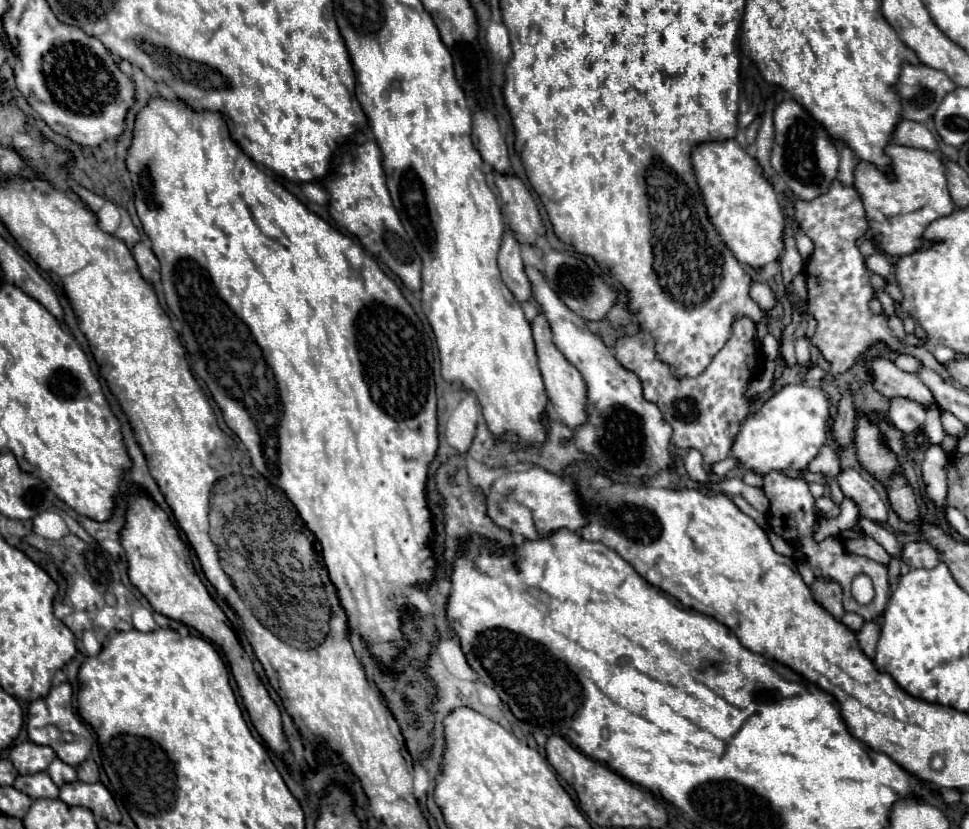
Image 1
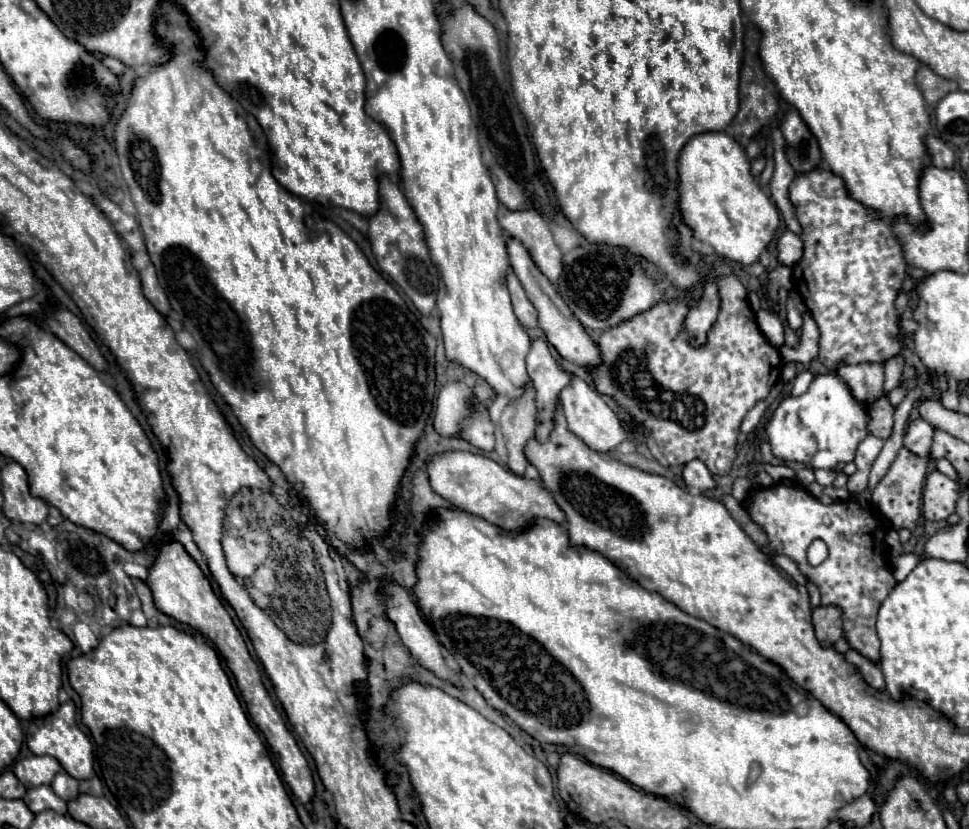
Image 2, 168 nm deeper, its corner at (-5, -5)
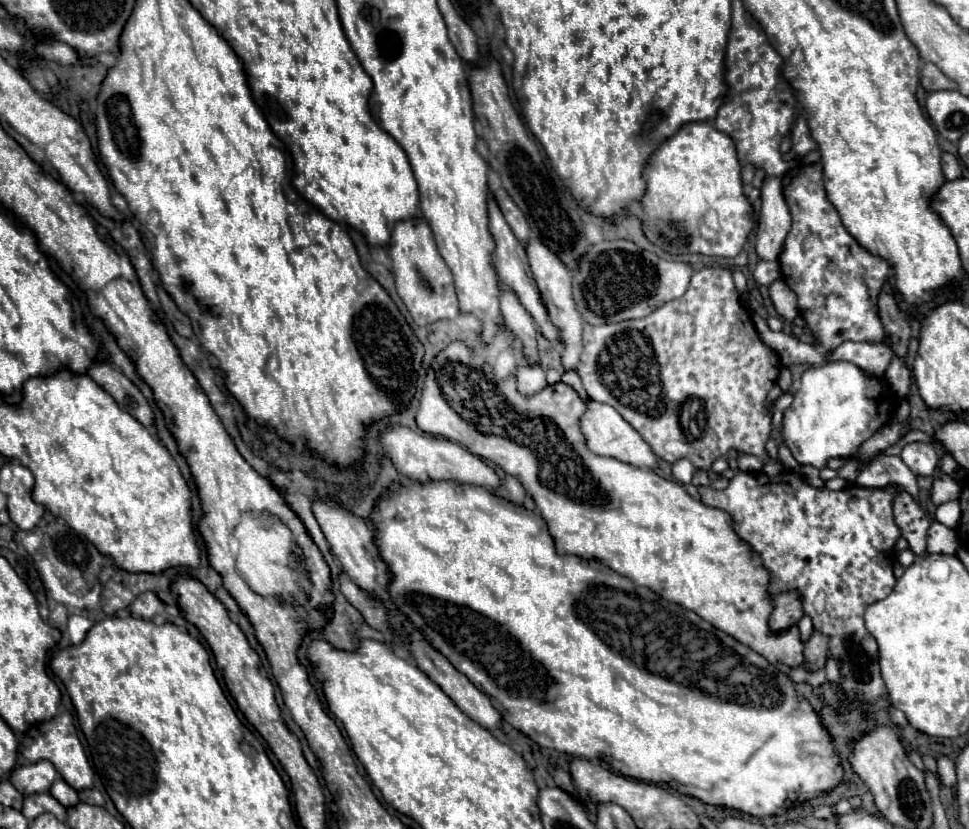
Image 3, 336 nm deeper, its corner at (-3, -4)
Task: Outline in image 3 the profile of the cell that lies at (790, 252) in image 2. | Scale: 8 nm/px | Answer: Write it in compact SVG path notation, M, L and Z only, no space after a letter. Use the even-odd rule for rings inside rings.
M771 177L761 187L761 217L757 229L757 255L765 261L777 261L783 251L783 239L791 229L791 215L781 193L781 179Z

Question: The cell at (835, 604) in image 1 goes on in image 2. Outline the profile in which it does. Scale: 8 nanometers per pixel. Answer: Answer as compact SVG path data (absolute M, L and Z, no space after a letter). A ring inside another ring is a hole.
M835 606L815 608L813 628L821 646L833 646L841 638L841 610Z

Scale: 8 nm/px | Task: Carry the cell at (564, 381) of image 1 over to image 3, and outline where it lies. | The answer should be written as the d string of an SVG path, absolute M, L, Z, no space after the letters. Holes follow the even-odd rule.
M589 399L587 401L587 411L579 417L579 427L585 435L587 449L593 451L595 455L613 457L613 459L619 459L623 463L629 463L629 465L641 467L641 469L657 467L657 457L653 455L651 447L643 441L643 437L611 405L597 403L597 401Z

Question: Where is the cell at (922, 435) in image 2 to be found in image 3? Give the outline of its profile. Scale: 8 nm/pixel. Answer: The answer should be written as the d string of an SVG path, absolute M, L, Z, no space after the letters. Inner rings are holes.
M915 441L915 443L905 445L901 451L901 459L915 475L923 475L923 477L933 475L939 465L939 457L937 457L935 449L923 441Z

